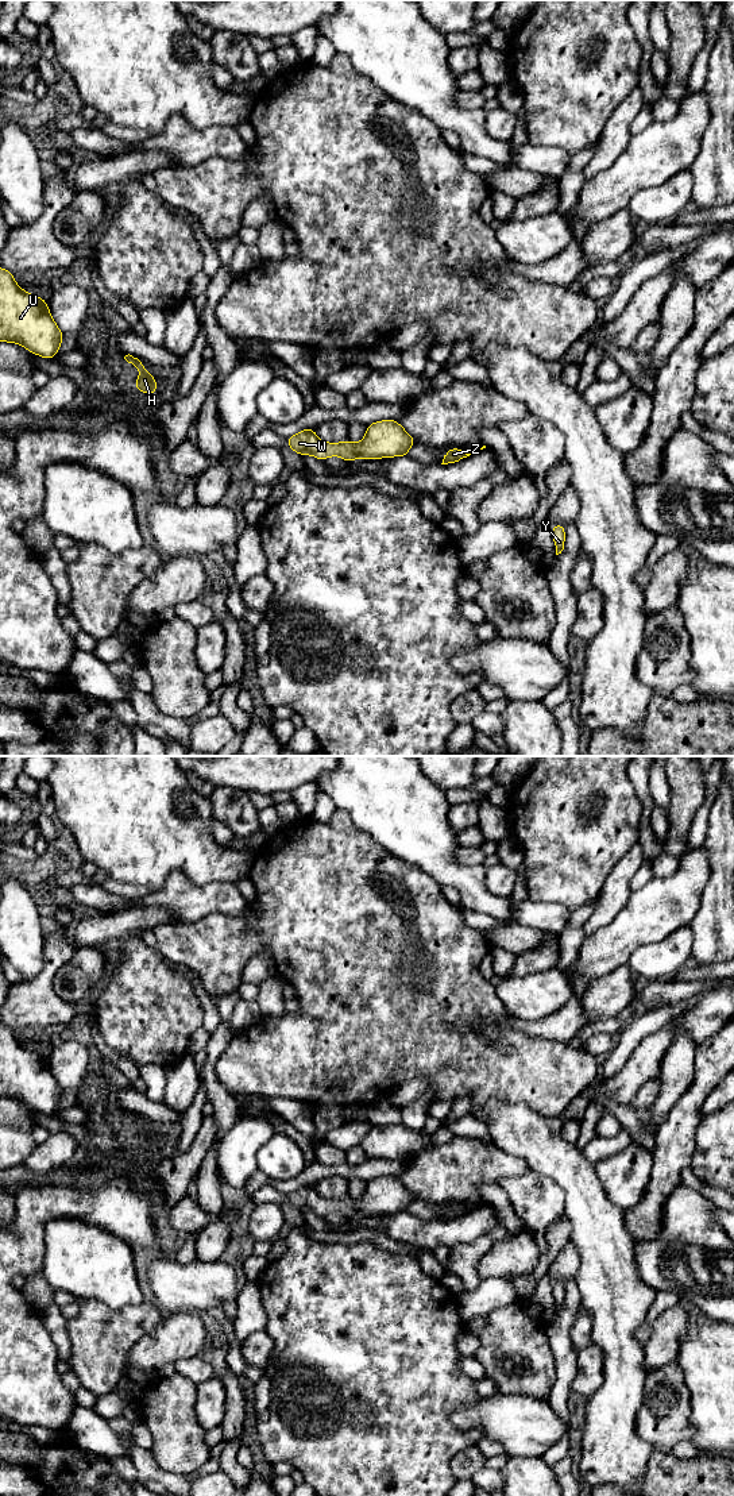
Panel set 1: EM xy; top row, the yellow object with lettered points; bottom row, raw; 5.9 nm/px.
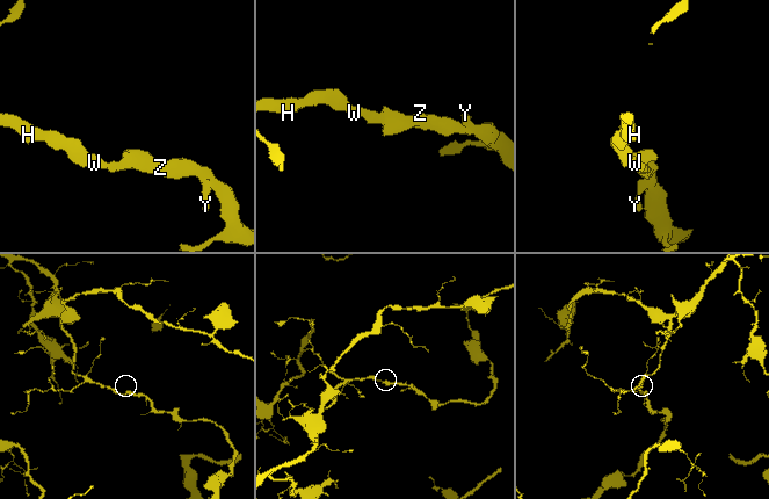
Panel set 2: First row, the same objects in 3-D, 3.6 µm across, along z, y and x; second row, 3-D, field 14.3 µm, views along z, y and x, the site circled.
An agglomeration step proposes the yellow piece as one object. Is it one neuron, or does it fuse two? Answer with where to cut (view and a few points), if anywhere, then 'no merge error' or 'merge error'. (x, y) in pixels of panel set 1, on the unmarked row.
no cut; no merge error

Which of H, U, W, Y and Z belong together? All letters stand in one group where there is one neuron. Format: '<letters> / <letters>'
H U W Y Z

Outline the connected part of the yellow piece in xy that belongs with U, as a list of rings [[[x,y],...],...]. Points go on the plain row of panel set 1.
[[[0,1023],[0,1098],[16,1099],[32,1110],[54,1115],[62,1096],[47,1059],[24,1048],[13,1030]]]

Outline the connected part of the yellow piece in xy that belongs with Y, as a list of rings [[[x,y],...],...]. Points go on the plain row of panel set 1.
[[[561,1280],[552,1283],[552,1293],[556,1302],[556,1311],[561,1310],[561,1307],[564,1306],[564,1299],[565,1299],[564,1287],[565,1283]]]

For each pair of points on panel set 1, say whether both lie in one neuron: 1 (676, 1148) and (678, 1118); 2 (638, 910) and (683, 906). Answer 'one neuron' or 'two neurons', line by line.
1: one neuron
2: one neuron

